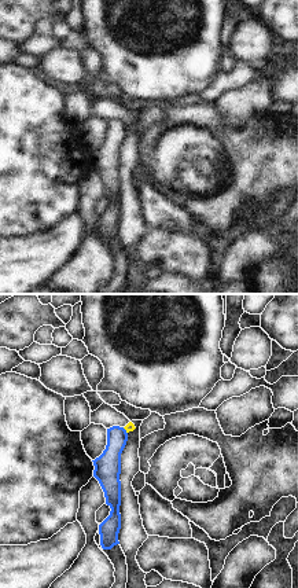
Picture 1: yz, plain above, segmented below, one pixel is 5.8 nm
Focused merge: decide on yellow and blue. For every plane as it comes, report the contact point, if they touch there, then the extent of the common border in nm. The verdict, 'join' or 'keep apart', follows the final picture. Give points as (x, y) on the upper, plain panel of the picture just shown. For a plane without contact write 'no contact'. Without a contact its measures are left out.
(125, 121) | 50 nm

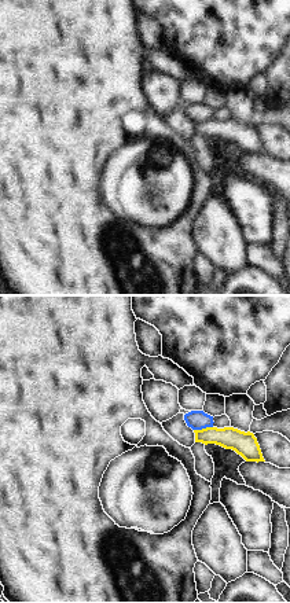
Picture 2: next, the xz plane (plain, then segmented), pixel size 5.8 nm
(202, 121) | 110 nm

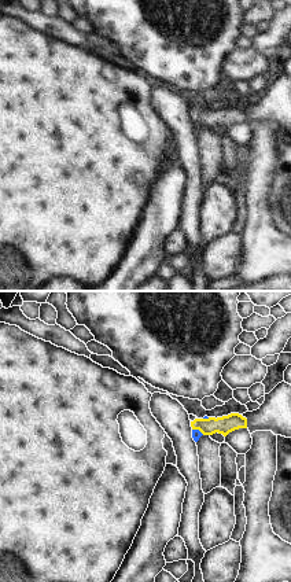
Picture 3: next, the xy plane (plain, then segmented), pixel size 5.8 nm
(198, 121) | 80 nm

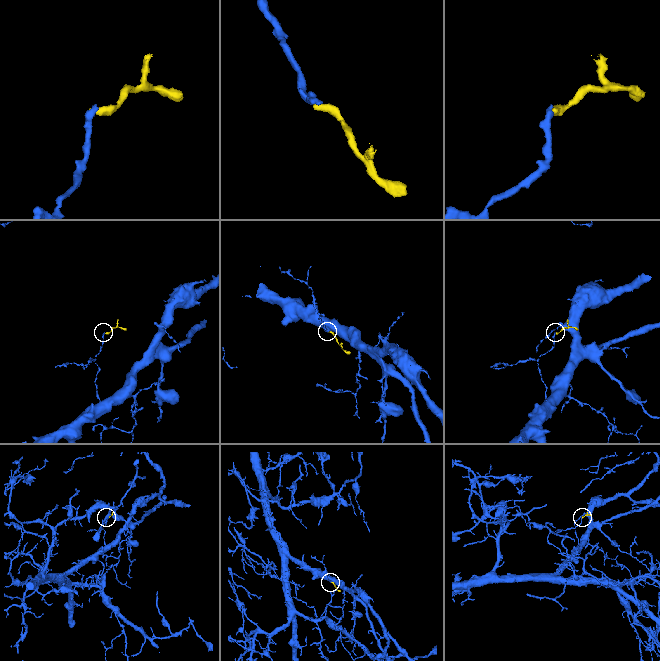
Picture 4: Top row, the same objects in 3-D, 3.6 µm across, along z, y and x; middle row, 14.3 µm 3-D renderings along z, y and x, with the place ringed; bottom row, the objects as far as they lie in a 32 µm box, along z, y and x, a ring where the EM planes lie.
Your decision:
keep apart

